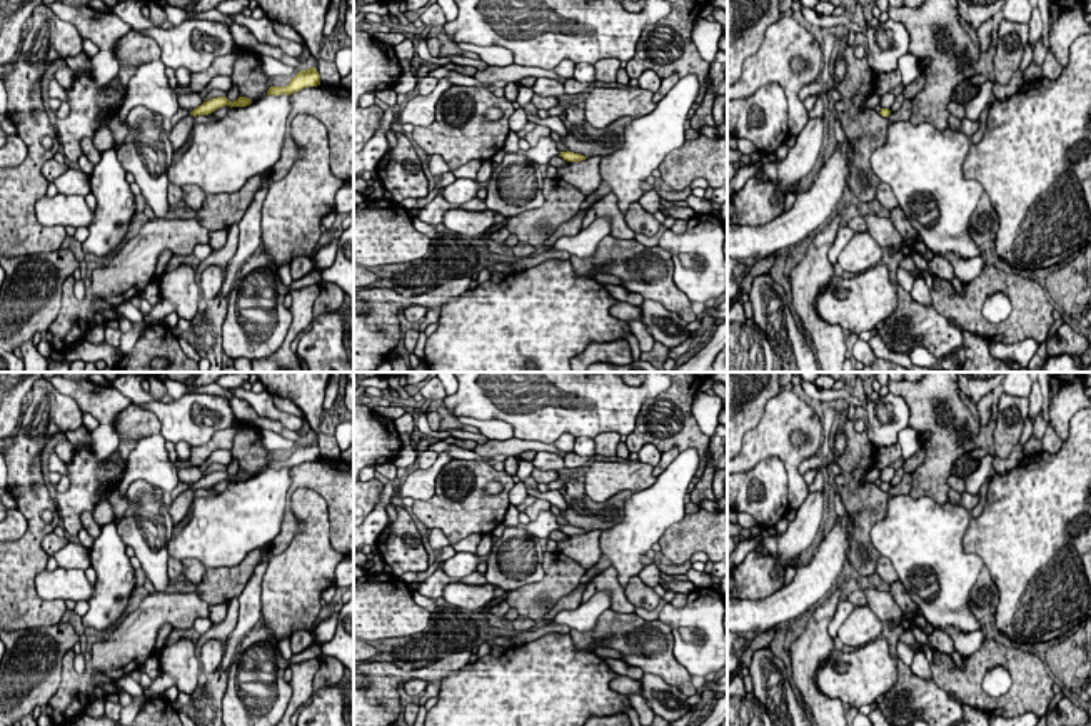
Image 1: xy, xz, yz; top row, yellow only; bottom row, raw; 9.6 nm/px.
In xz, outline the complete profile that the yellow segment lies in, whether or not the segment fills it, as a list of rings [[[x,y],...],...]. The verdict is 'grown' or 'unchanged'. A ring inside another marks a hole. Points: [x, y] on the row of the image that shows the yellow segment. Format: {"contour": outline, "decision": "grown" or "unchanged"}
{"contour": [[[540,137],[535,147],[529,150],[517,150],[515,154],[524,155],[525,159],[532,160],[537,165],[549,165],[552,157],[562,157],[567,162],[581,162],[587,157],[574,152],[561,152],[557,144],[551,137]]], "decision": "grown"}

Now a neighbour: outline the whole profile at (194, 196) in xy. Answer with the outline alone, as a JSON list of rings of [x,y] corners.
[[[182,185],[184,192],[184,204],[187,204],[190,209],[199,210],[204,205],[204,200],[207,199],[207,194],[197,187],[197,185]]]

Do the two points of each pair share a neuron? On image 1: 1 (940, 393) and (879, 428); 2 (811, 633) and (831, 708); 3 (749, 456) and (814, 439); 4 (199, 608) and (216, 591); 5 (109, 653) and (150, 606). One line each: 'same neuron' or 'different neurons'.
1: different neurons
2: same neuron
3: same neuron
4: different neurons
5: same neuron

